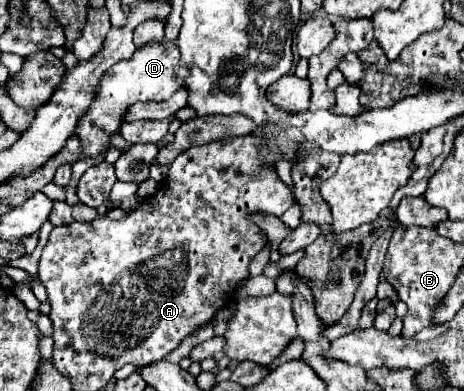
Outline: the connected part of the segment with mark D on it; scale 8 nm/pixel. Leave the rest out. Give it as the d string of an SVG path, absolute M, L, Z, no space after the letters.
M176 40L174 42L150 42L134 52L130 60L118 62L110 68L110 74L102 78L102 86L98 86L98 98L90 104L90 110L82 116L82 122L76 126L76 134L82 140L84 156L96 156L110 148L110 134L116 132L122 124L122 114L128 106L138 102L160 102L172 98L182 86L184 80L190 76L190 68L180 64L180 50Z

